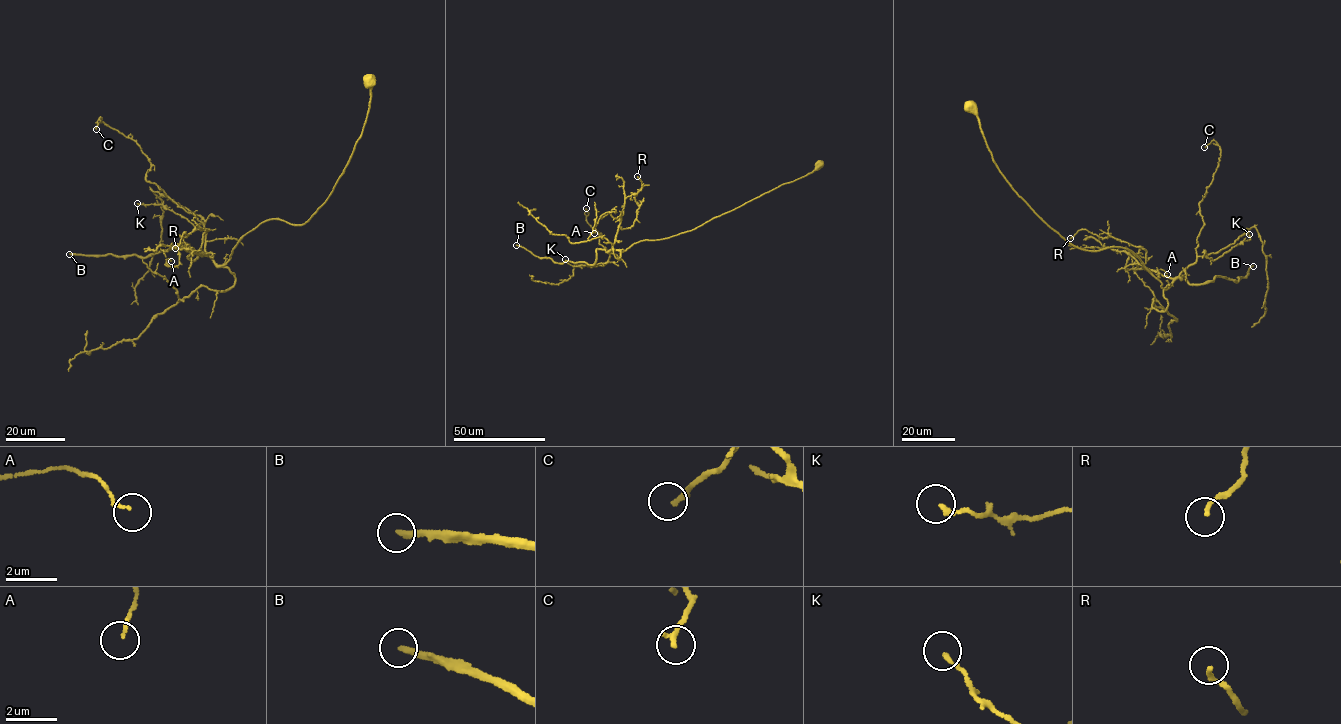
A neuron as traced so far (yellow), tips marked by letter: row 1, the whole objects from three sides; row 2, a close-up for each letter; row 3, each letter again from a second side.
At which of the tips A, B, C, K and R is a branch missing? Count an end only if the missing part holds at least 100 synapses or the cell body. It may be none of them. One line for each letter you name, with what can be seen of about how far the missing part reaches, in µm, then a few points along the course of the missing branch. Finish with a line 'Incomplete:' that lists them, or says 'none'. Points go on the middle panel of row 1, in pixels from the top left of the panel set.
B: about 250 µm are missing
Incomplete: B

